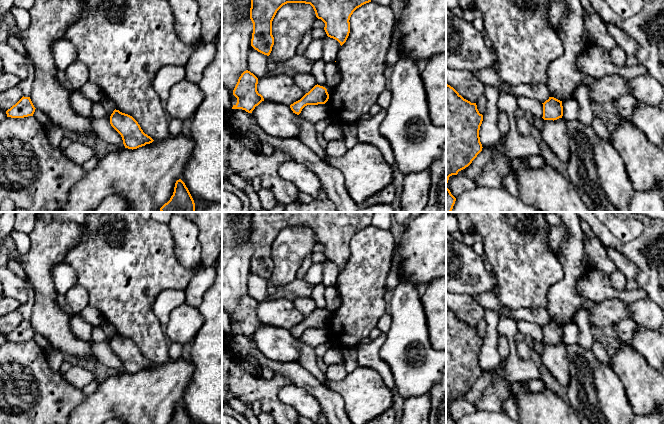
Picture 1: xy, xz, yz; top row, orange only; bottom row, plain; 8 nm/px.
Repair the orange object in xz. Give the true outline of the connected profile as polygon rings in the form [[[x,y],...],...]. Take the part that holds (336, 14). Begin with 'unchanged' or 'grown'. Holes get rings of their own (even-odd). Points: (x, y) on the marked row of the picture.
unchanged; [[[251,0],[250,19],[253,23],[251,46],[258,52],[269,56],[274,45],[272,21],[277,11],[287,3],[310,4],[318,19],[325,23],[324,30],[328,37],[337,40],[342,46],[350,33],[350,17],[353,12],[371,0]]]

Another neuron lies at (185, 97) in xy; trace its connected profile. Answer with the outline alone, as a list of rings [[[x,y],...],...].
[[[184,79],[171,88],[164,108],[171,118],[184,121],[194,116],[203,99],[204,95],[198,84]]]

